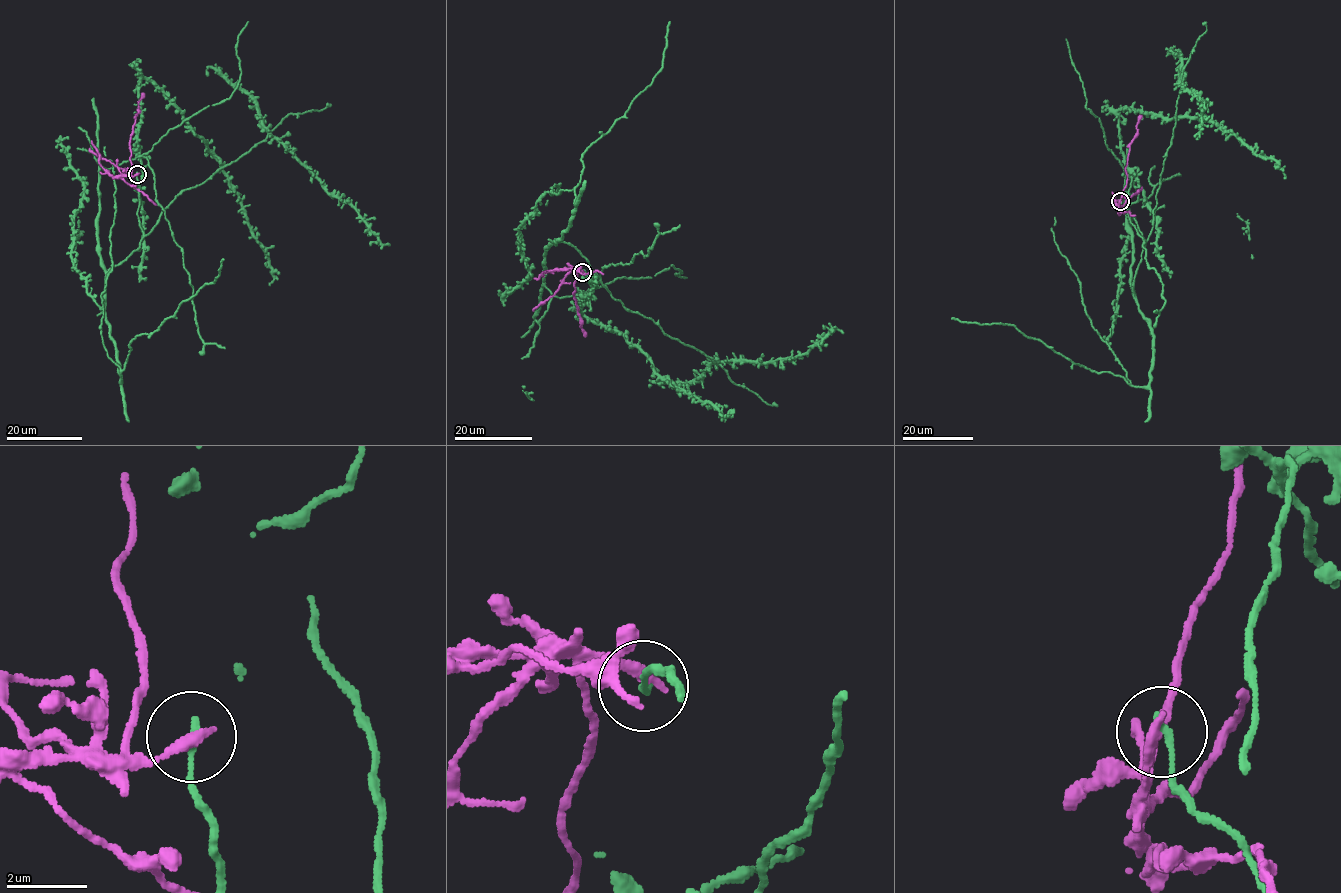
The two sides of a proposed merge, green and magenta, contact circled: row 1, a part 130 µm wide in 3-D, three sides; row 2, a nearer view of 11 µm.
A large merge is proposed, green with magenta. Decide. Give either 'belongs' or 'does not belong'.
does not belong

